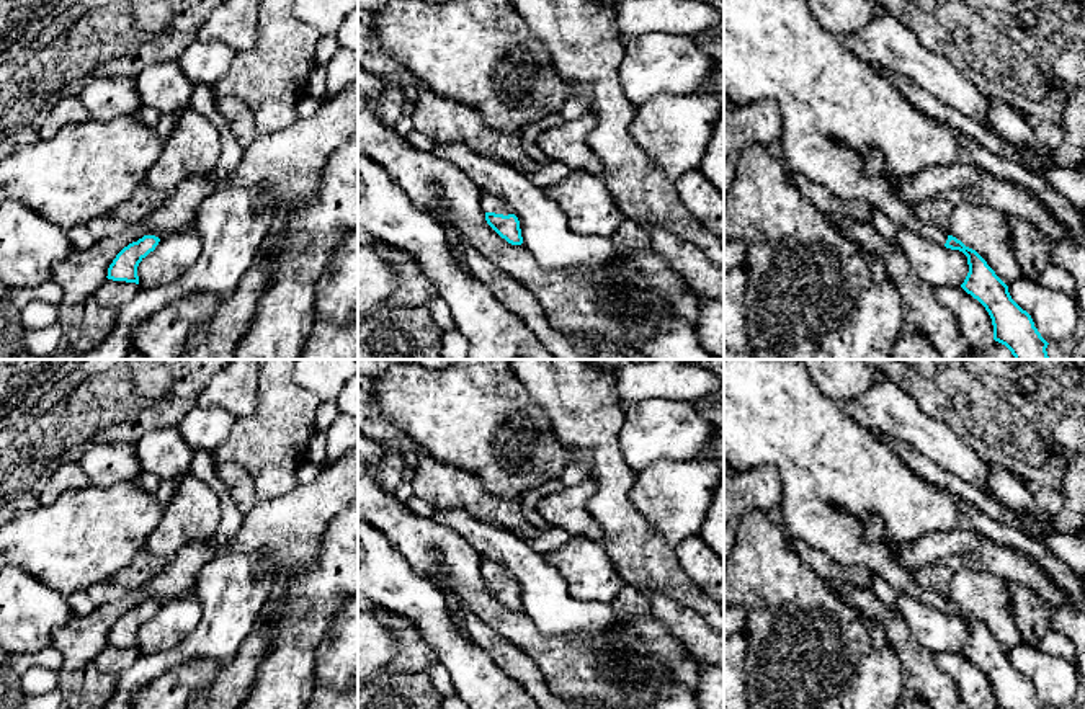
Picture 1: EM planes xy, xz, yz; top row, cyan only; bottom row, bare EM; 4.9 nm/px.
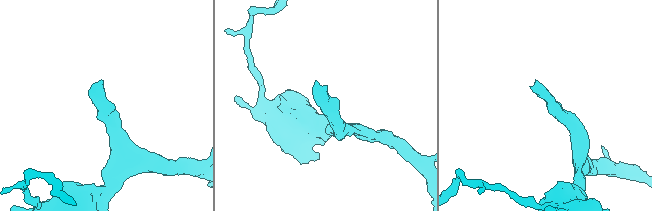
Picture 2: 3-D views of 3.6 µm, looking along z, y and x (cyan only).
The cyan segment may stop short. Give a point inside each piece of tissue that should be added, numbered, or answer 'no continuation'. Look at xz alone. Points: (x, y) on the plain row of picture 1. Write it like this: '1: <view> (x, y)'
1: xz (489, 569)

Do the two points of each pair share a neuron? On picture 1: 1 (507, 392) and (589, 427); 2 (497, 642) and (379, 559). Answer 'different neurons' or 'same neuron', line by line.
1: different neurons
2: different neurons

